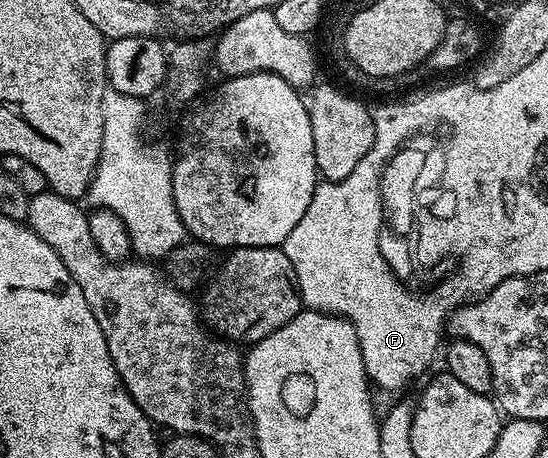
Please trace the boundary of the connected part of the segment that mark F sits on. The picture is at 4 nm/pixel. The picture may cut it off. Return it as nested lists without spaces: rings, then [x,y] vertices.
[[[440,85],[435,89],[426,90],[425,95],[420,95],[417,99],[406,100],[400,111],[396,111],[392,103],[384,103],[381,107],[373,106],[371,112],[374,121],[374,145],[368,150],[366,157],[362,157],[362,161],[354,165],[354,173],[350,173],[350,177],[333,183],[317,182],[314,197],[310,197],[310,205],[306,205],[306,213],[302,213],[302,221],[298,221],[298,225],[294,225],[292,230],[294,240],[296,239],[292,264],[298,277],[303,306],[314,311],[326,311],[329,315],[338,315],[352,324],[360,342],[366,373],[371,386],[377,392],[400,391],[403,387],[410,386],[431,365],[432,358],[436,355],[436,346],[440,343],[442,324],[449,312],[468,301],[468,289],[472,283],[470,277],[458,270],[455,274],[449,274],[443,282],[436,283],[440,288],[440,295],[432,295],[428,303],[420,303],[420,299],[412,299],[415,290],[395,279],[379,249],[382,234],[380,179],[383,177],[384,167],[396,151],[409,139],[421,134],[429,124],[452,123],[454,107],[450,103],[436,101],[436,92],[439,95],[452,95],[447,85]]]

